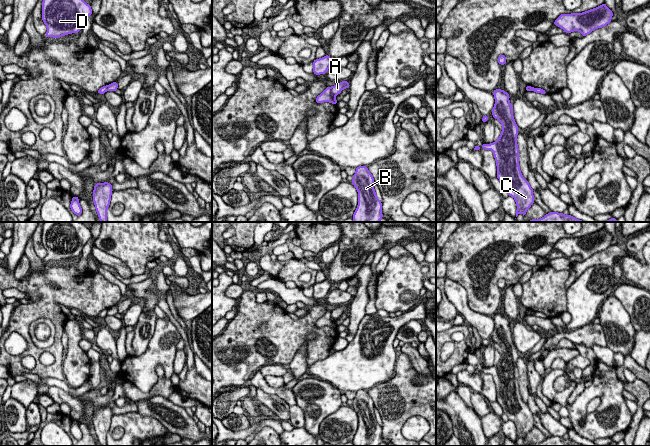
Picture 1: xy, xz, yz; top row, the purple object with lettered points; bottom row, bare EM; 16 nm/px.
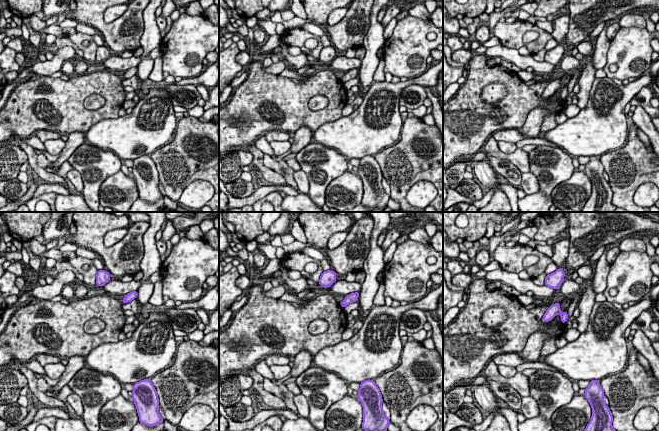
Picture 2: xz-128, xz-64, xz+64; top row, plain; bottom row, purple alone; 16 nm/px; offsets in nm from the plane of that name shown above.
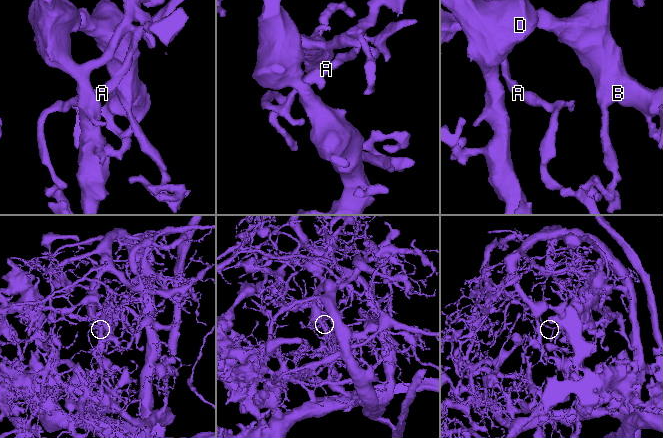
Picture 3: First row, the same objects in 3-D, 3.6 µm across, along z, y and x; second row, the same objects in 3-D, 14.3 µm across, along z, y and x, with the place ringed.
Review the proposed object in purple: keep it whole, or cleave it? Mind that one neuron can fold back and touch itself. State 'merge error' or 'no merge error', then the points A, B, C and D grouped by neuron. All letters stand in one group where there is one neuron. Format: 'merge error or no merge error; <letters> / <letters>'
merge error; A / B C D

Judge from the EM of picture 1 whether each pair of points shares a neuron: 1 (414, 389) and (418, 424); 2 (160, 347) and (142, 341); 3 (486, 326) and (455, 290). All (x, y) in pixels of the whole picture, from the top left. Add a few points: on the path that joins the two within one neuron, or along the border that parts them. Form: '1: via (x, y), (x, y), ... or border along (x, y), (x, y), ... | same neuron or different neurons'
1: border along (425, 418), (410, 416), (402, 433) | different neurons
2: border along (156, 321), (148, 347), (134, 356) | different neurons
3: via (476, 320), (461, 305), (460, 300) | same neuron

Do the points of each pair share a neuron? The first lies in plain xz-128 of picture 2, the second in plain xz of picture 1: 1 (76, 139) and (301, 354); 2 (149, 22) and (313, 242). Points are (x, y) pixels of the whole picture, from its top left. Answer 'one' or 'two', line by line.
1: one
2: two

